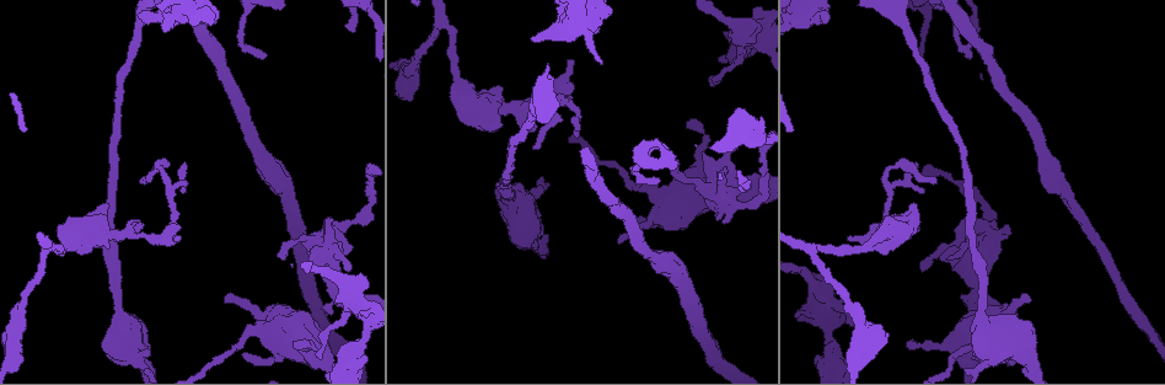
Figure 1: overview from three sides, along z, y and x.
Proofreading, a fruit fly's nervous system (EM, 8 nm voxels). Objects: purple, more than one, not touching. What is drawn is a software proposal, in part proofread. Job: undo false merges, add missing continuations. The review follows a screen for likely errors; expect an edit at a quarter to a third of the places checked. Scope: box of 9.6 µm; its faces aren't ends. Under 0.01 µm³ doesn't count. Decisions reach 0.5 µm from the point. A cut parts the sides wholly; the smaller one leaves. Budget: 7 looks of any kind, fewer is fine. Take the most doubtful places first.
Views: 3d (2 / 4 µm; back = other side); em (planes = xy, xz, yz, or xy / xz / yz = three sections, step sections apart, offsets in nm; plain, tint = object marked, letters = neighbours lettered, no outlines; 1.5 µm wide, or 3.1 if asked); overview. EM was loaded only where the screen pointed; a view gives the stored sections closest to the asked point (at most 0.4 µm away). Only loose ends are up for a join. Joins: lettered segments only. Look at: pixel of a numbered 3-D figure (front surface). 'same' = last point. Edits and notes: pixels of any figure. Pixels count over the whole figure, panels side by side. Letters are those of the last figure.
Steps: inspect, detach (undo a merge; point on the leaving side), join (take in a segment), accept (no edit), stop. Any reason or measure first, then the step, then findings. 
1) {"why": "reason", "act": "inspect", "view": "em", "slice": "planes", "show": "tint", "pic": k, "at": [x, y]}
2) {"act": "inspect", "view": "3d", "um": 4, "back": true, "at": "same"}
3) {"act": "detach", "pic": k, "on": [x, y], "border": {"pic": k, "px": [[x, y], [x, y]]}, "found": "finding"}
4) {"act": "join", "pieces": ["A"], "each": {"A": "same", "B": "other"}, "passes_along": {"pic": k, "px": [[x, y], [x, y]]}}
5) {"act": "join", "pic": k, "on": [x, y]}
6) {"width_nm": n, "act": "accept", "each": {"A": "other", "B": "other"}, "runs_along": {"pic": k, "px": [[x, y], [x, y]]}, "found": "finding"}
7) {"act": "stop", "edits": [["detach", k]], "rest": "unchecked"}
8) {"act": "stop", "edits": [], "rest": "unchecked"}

{"why": "sudden change in width", "act": "inspect", "view": "3d", "um": 2, "pic": 1, "at": [309, 348]}

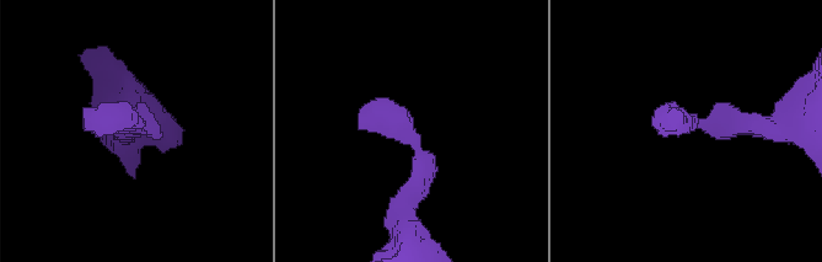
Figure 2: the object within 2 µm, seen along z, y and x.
{"act": "inspect", "view": "em", "slice": "planes", "show": "letters", "pic": 2, "at": [413, 139]}

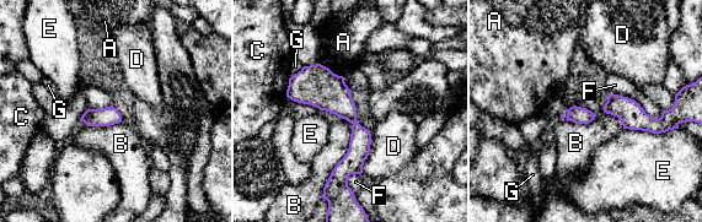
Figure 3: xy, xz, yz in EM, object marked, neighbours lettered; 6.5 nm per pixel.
{"longest_contact_nm": ["B", 480], "act": "accept", "each": {"A": "other", "B": "other", "C": "other", "D": "other", "E": "other", "F": "other", "G": "other"}, "border": {"pic": 3, "px": [[352, 125], [348, 151], [322, 193]]}, "found": "one neuron here"}

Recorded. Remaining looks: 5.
{"why": "free end", "act": "inspect", "view": "3d", "um": 4, "pic": 1, "at": [176, 240]}

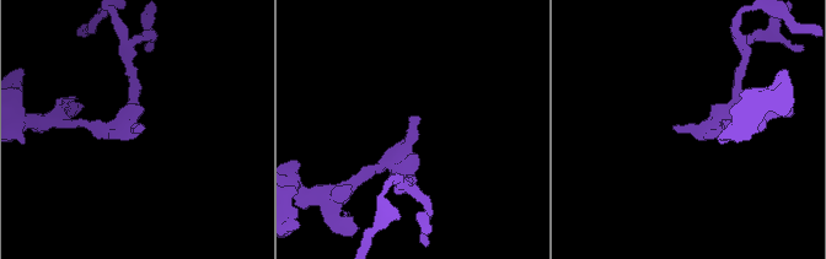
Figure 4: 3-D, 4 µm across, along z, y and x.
{"why": "now the EM", "act": "inspect", "view": "em", "slice": "planes", "show": "letters", "pic": 4, "at": [142, 128]}

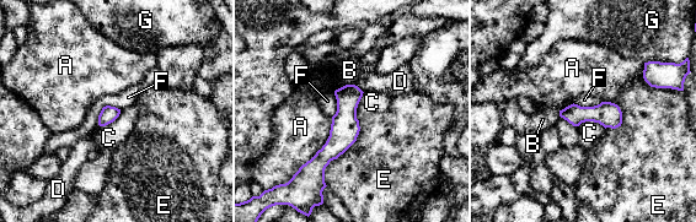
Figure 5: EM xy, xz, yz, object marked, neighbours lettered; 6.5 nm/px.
{"act": "accept", "each": {"A": "other", "B": "other", "C": "other", "D": "other", "E": "other", "F": "other", "G": "other"}, "border": {"pic": 5, "px": [[577, 125], [598, 122], [605, 128]]}, "found": "no lettered segment goes on from it"}

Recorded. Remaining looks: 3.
{"why": "calibre changes", "act": "inspect", "view": "em", "slice": "xz", "step": 4, "show": "tint", "pic": 1, "at": [176, 16]}

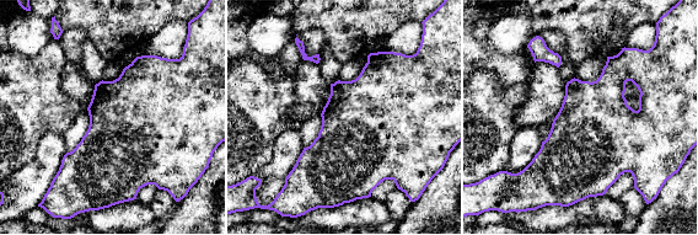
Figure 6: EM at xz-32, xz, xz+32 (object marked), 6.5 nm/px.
{"why": "cut it another way", "act": "inspect", "view": "em", "slice": "planes", "show": "letters", "at": "same"}

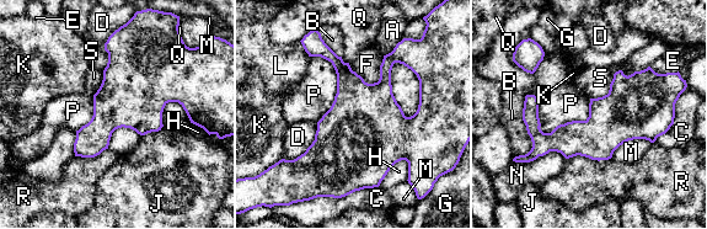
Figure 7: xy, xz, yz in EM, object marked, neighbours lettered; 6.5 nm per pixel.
{"longest_contact_nm": ["S", 440], "act": "accept", "each": {"A": "other", "B": "other", "C": "other", "D": "other", "E": "other", "F": "other", "G": "other", "H": "other", "J": "other", "K": "other", "L": "other", "M": "other", "N": "other", "P": "other", "Q": "other", "R": "other", "S": "other"}, "border": {"pic": 7, "px": [[590, 99], [584, 120], [540, 129]]}, "found": "one neuron here"}

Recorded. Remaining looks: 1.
{"act": "stop", "edits": [], "rest": "unchecked"}

